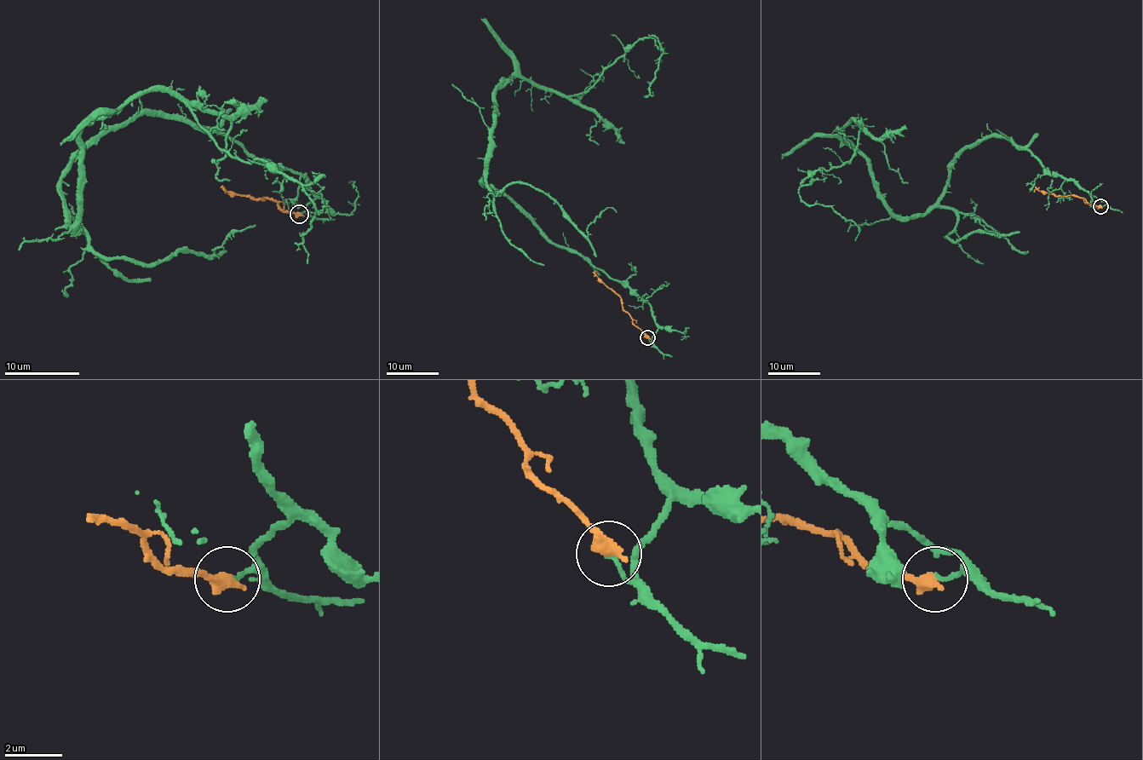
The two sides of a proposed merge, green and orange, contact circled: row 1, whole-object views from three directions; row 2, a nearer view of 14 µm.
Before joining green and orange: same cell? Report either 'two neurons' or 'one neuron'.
two neurons

